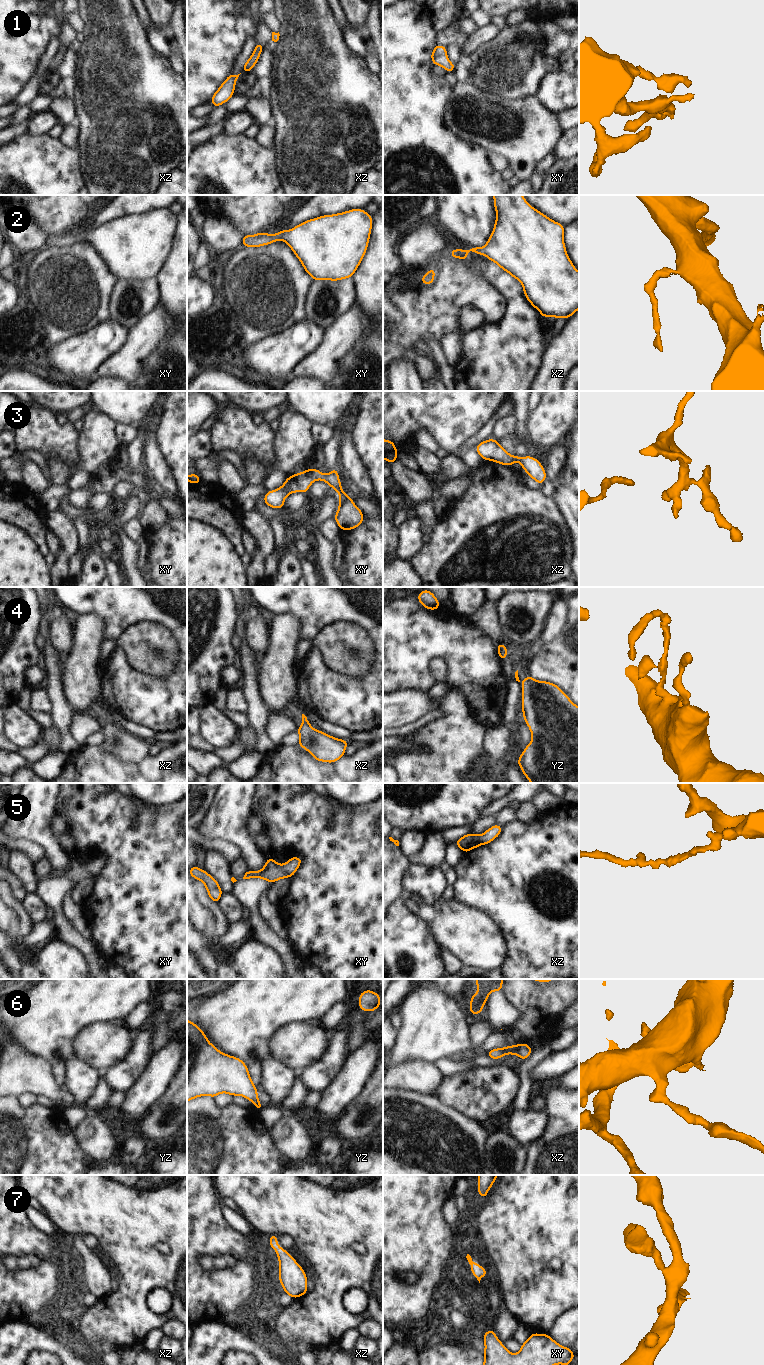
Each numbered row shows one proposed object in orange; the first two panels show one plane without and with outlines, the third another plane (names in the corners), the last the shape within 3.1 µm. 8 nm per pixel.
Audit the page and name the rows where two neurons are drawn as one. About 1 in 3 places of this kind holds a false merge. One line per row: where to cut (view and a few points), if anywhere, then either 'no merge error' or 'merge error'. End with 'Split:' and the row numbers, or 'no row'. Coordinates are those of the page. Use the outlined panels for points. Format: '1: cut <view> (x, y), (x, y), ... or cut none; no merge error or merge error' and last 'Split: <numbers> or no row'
1: cut none; no merge error
2: cut none; no merge error
3: cut none; no merge error
4: cut none; no merge error
5: cut none; no merge error
6: cut xz (515, 1045), (516, 1053); merge error
7: cut none; no merge error
Split: 6

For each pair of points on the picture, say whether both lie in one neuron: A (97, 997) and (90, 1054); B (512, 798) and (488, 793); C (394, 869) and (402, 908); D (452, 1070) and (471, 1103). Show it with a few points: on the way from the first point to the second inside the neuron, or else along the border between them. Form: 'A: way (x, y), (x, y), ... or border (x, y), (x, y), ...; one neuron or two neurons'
A: border (117, 1021), (93, 1022), (84, 1027), (75, 1037); two neurons
B: border (509, 793), (493, 800), (484, 807); two neurons
C: border (398, 898), (393, 902); two neurons
D: border (477, 1067), (462, 1072), (459, 1075), (444, 1078); two neurons

